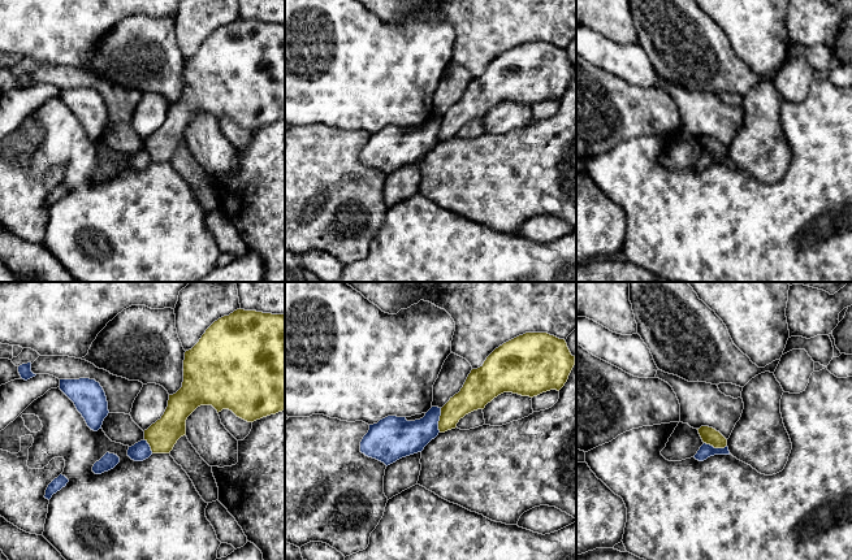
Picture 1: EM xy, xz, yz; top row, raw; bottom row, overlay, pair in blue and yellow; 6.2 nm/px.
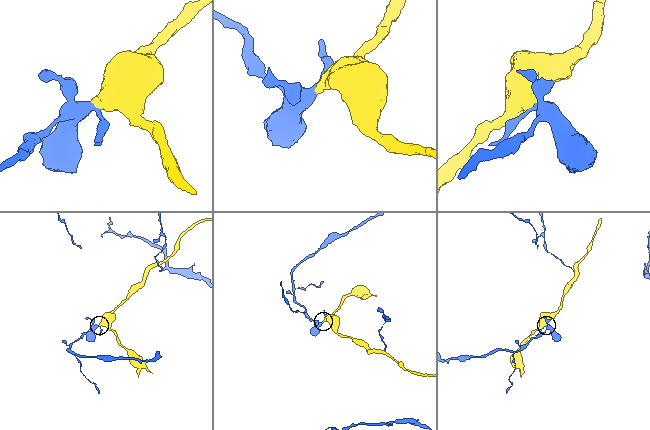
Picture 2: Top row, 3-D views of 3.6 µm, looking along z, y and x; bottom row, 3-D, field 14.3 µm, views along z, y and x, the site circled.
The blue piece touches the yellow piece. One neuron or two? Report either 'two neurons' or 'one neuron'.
two neurons

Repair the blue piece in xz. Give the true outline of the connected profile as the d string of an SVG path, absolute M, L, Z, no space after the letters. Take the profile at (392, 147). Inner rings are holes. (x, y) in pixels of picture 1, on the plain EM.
M432 116L423 127L415 130L388 125L369 134L368 142L360 151L360 161L386 175L402 166L421 161L438 144L440 125L438 116Z

